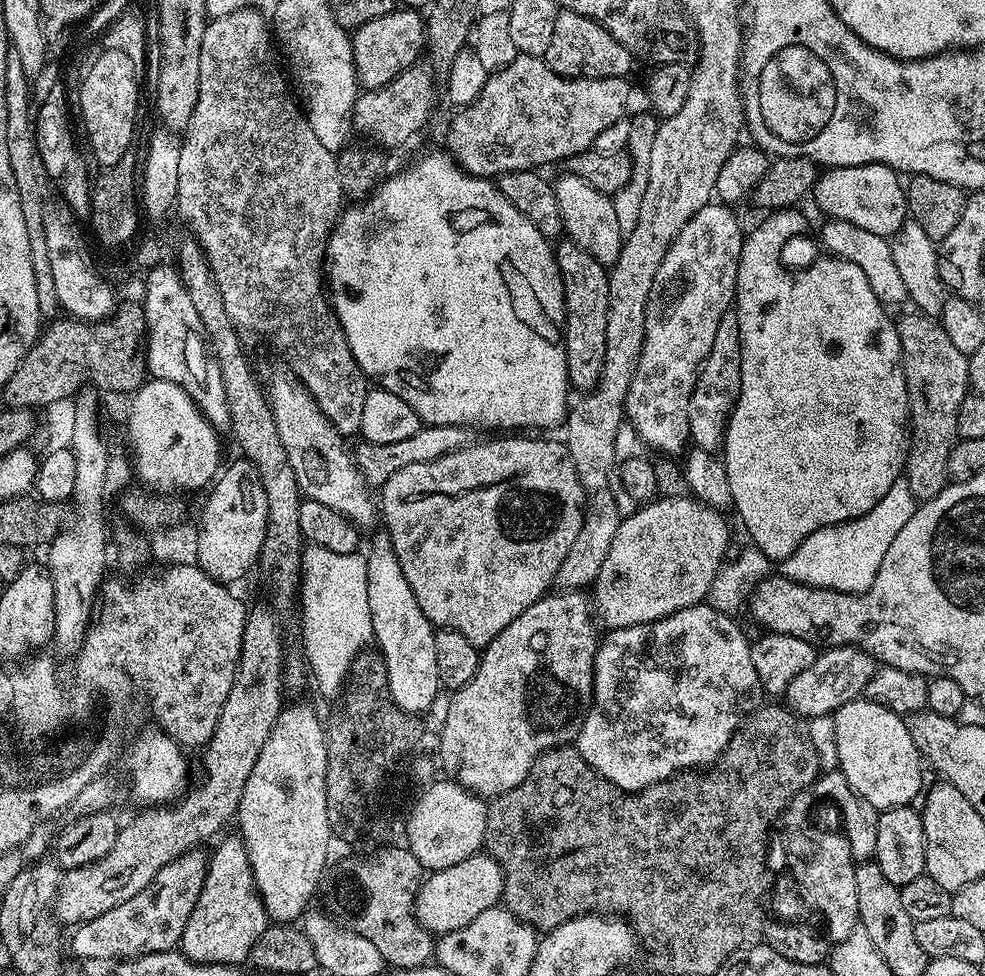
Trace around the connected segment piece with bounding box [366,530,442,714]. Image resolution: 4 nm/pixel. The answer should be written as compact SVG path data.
M380 530L380 533L372 540L372 549L366 552L368 569L366 570L366 594L370 598L370 618L372 619L372 635L374 637L375 647L378 649L379 655L384 657L384 665L386 666L386 674L388 675L388 689L392 695L393 702L404 712L413 714L421 714L436 700L436 695L442 692L440 687L440 679L438 678L438 662L434 658L434 638L437 629L426 618L426 614L422 614L422 606L418 606L418 598L414 598L414 590L410 590L410 582L406 582L406 574L402 574L402 566L398 566L398 558L394 554L394 546L390 542L387 531Z

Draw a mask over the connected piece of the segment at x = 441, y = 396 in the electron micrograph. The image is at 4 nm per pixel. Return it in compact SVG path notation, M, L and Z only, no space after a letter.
M440 150L426 153L417 164L410 165L397 176L389 175L370 198L353 203L351 207L336 221L328 235L326 288L336 321L365 376L379 387L390 390L390 394L398 394L402 402L410 405L420 421L428 426L467 424L480 430L485 424L488 428L528 430L524 428L552 428L559 420L561 423L570 411L570 385L562 339L564 287L556 265L556 254L550 241L525 221L524 215L500 193L499 187L491 179L471 176L447 151Z

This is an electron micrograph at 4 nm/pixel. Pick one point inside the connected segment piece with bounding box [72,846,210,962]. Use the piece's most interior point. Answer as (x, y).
(154, 920)

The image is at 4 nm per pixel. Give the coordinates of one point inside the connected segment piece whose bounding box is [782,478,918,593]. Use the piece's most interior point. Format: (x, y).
(845, 557)

